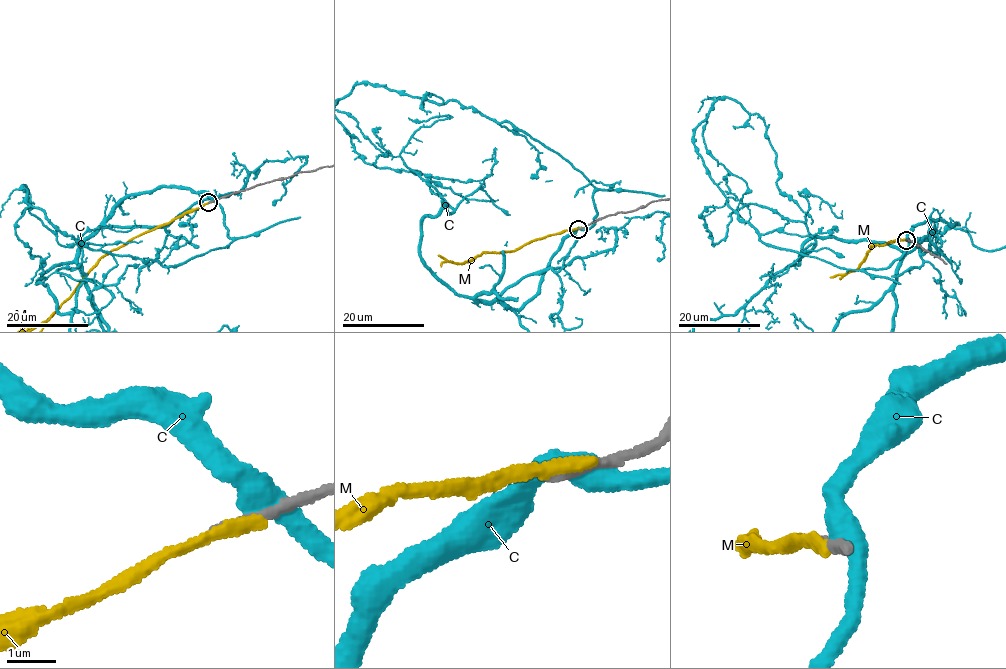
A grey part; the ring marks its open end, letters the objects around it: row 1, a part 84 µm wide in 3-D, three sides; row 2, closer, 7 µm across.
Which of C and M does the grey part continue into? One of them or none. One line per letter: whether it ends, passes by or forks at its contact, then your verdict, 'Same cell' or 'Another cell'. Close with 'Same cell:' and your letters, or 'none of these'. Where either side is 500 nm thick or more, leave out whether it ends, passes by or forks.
C: It passes by. Another cell
M: It ends there. Another cell
Same cell: none of these

